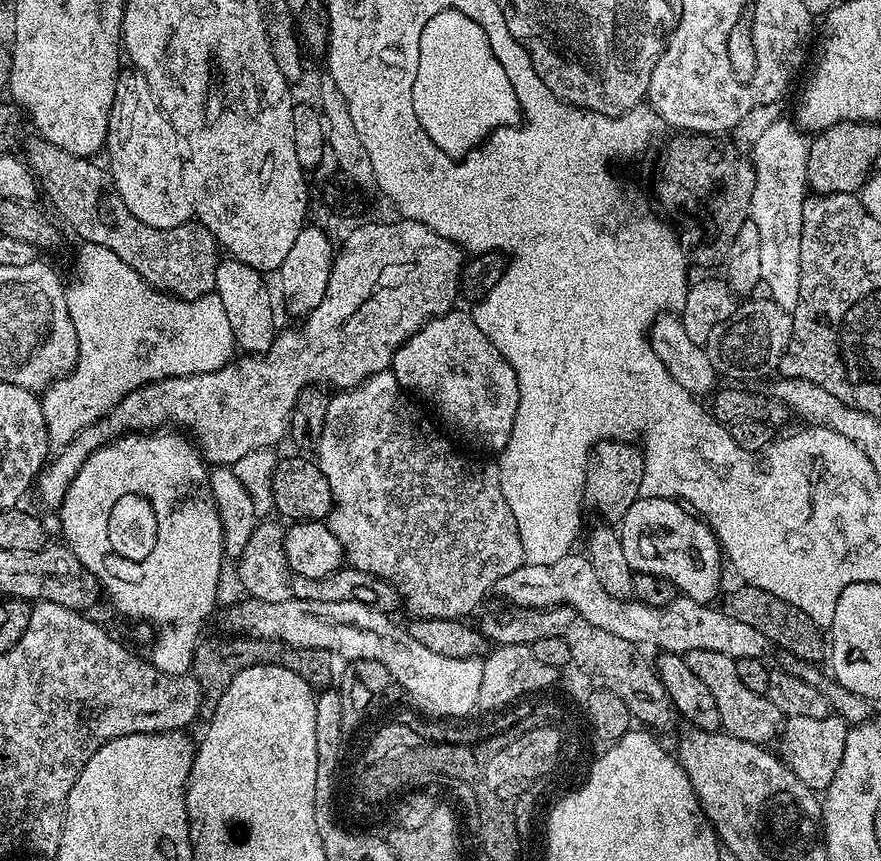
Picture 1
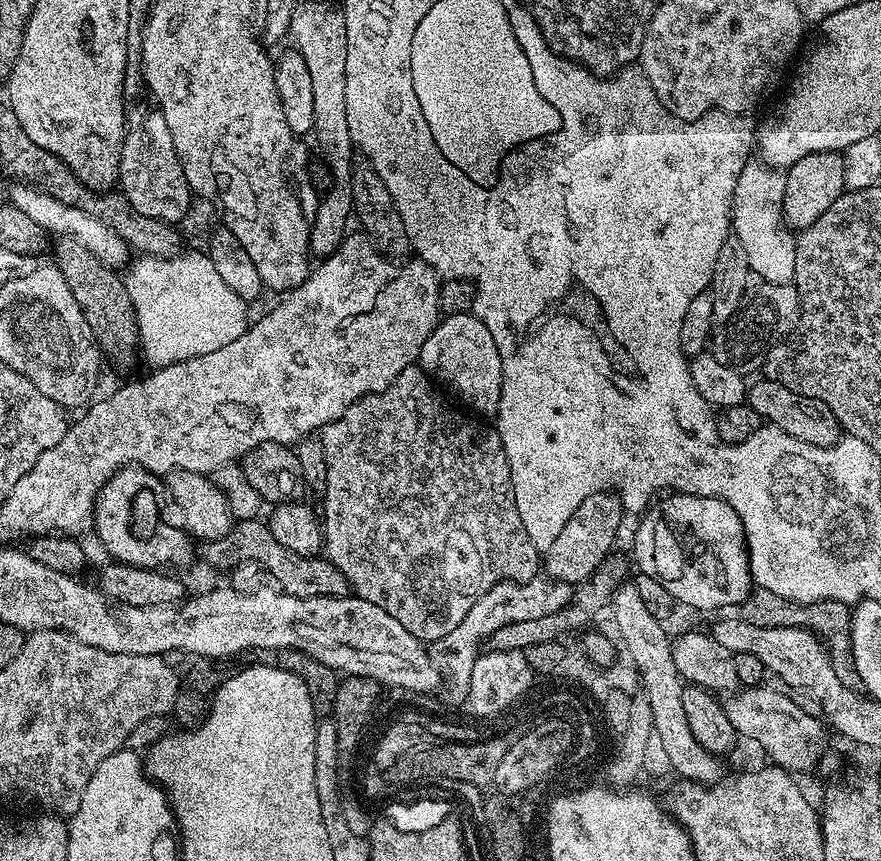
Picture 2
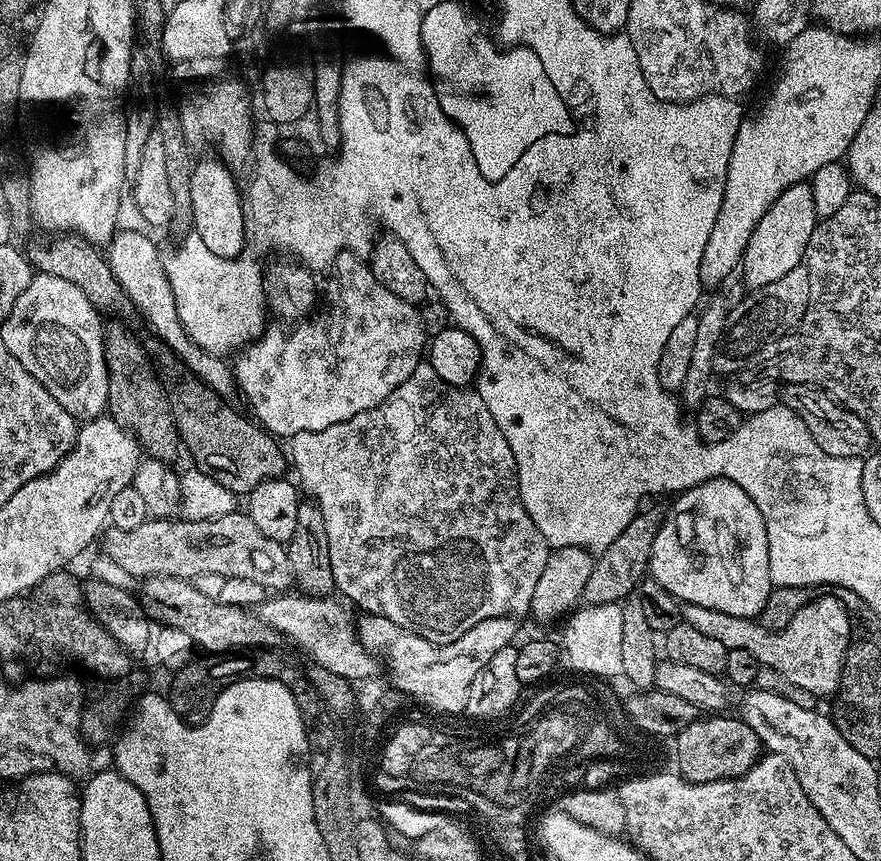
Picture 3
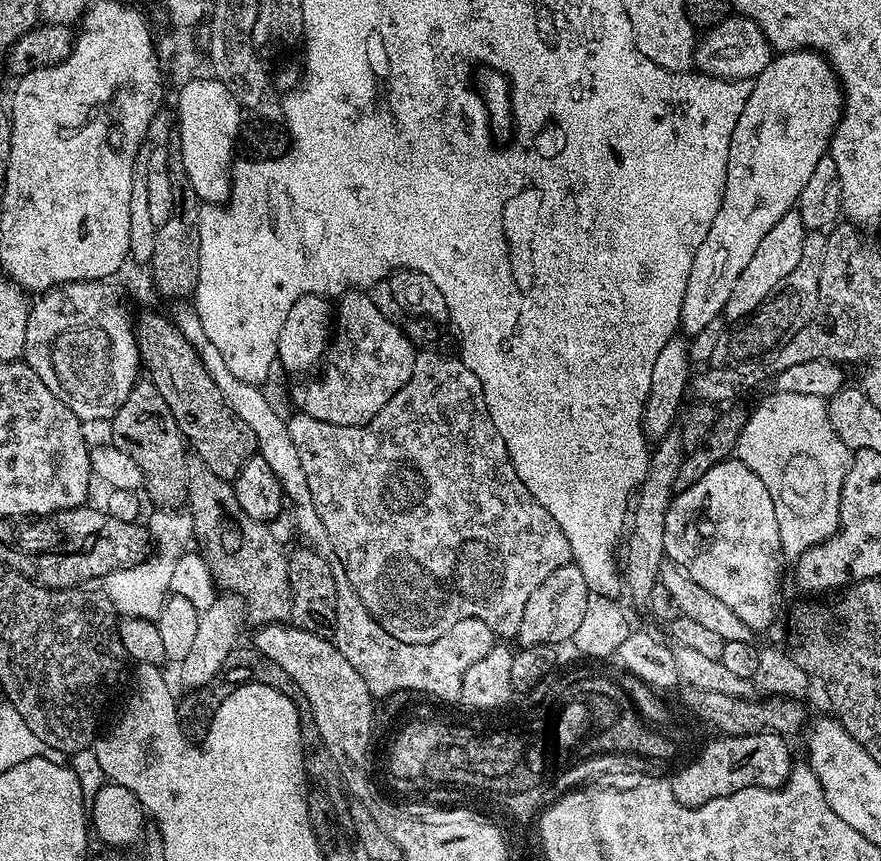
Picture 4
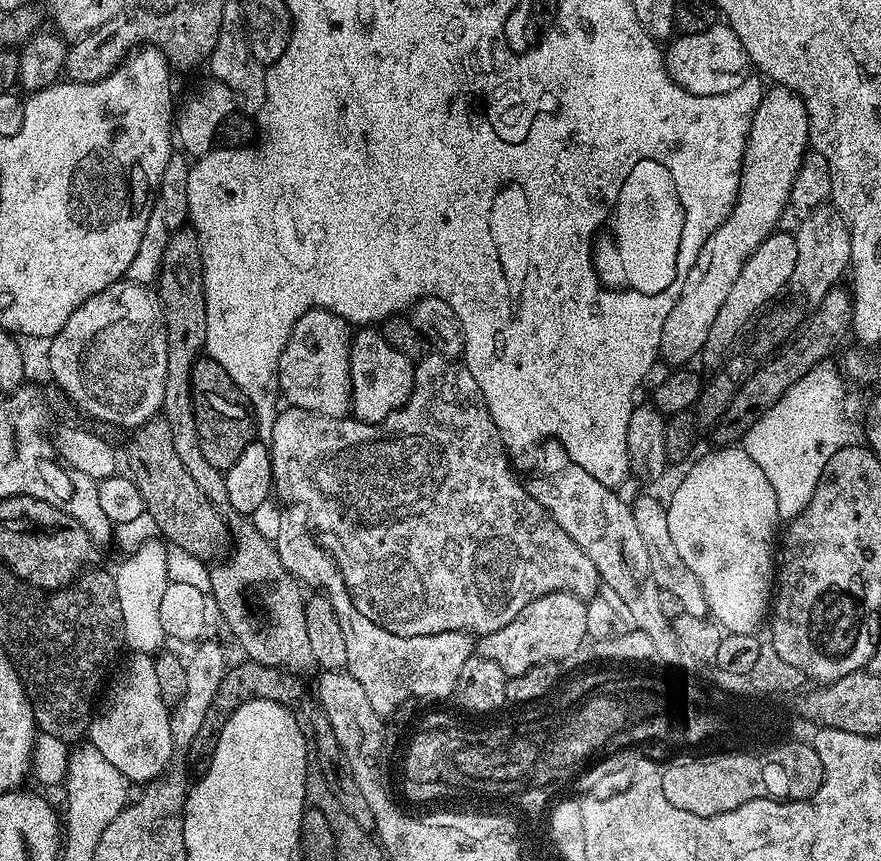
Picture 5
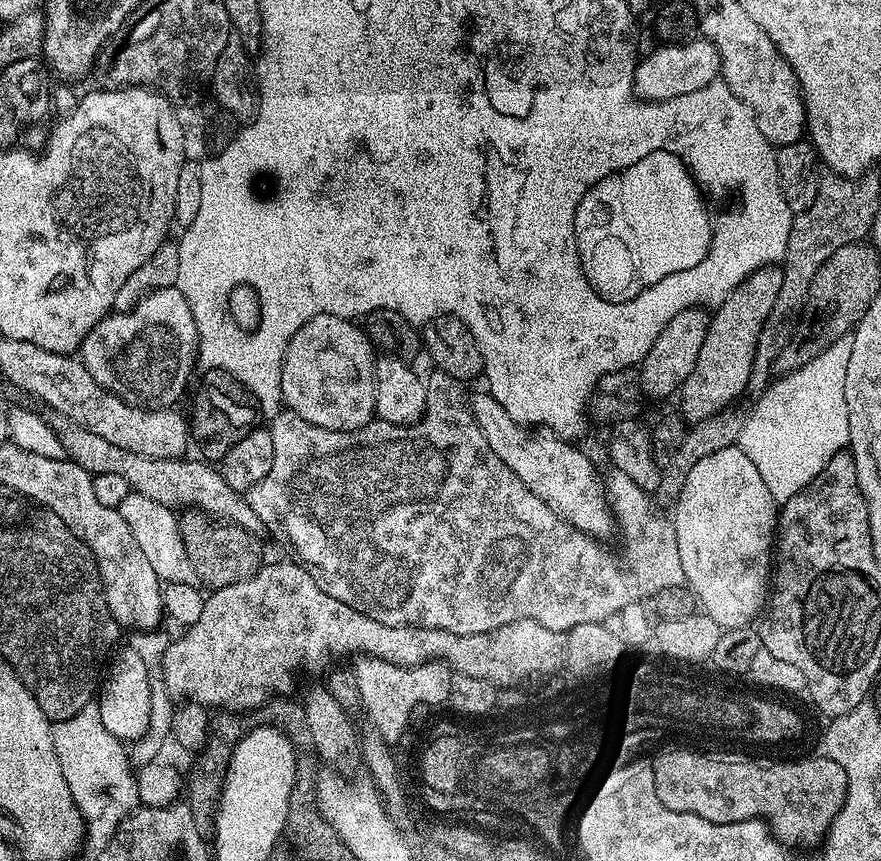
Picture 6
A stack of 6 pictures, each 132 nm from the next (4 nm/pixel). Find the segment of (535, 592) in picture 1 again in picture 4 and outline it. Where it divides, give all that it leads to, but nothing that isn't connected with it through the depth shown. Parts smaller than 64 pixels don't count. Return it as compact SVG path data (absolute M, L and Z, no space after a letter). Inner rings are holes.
M336 555L328 556L330 570L334 573L334 586L338 586L338 606L336 607L336 626L334 629L334 643L336 649L362 674L362 682L366 682L368 689L375 692L391 692L394 688L423 688L440 693L440 696L452 696L459 688L460 678L480 661L485 654L498 642L496 633L478 618L462 618L453 628L446 630L442 638L429 644L411 644L398 642L362 606L362 598L350 586L350 578L346 578L346 566Z

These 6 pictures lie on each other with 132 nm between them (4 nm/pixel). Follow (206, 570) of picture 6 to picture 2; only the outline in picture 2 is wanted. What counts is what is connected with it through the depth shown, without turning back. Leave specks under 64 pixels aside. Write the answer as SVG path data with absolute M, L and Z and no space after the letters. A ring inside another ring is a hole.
M57 236L54 240L54 263L56 269L66 278L66 286L70 286L70 294L74 294L74 302L78 302L78 310L86 318L86 326L94 334L101 353L120 364L128 364L138 352L140 335L136 329L136 315L132 309L130 298L124 289L123 279L117 269L107 268L86 246L74 242L74 238Z

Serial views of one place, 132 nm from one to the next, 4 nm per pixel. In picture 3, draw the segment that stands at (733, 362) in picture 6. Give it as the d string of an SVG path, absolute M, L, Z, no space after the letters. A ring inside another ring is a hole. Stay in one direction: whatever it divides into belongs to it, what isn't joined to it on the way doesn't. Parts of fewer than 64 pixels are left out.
M811 183L795 184L782 190L774 206L762 214L762 222L754 226L754 234L750 234L750 242L744 247L742 273L745 289L770 286L770 282L778 282L778 278L790 274L790 270L801 267L806 246L810 246L810 234L814 234L817 223Z

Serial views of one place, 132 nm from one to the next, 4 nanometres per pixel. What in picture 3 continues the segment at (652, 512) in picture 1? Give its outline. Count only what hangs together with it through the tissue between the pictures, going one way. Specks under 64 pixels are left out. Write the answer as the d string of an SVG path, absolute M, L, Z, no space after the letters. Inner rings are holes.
M707 480L675 497L672 509L667 509L663 524L654 538L654 550L648 563L650 576L684 604L706 606L734 614L734 618L751 620L759 617L773 590L770 578L770 550L766 522L762 510L754 506L750 494L729 480Z

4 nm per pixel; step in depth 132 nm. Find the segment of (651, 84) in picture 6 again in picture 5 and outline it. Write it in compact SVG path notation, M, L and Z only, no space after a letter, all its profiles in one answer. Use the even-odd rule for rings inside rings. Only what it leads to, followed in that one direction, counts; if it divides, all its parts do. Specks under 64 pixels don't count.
M726 22L711 24L698 34L677 35L668 45L664 52L664 64L668 67L670 78L674 78L674 82L690 94L702 94L709 98L714 94L730 94L730 90L742 86L749 79L750 61L746 50L738 34L734 34Z

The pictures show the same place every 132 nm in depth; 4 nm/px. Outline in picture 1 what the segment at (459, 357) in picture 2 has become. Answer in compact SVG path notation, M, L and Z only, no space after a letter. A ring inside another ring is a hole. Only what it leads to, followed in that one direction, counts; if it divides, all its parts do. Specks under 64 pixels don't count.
M453 310L419 328L396 351L390 371L394 378L398 378L405 392L419 398L429 409L432 407L454 431L460 432L462 439L469 440L470 443L477 444L478 447L485 448L493 454L503 452L512 433L514 414L518 414L518 378L510 362L506 362L506 358L502 358L502 354L494 350L486 334L478 330L475 319L469 313L467 316L464 312Z

